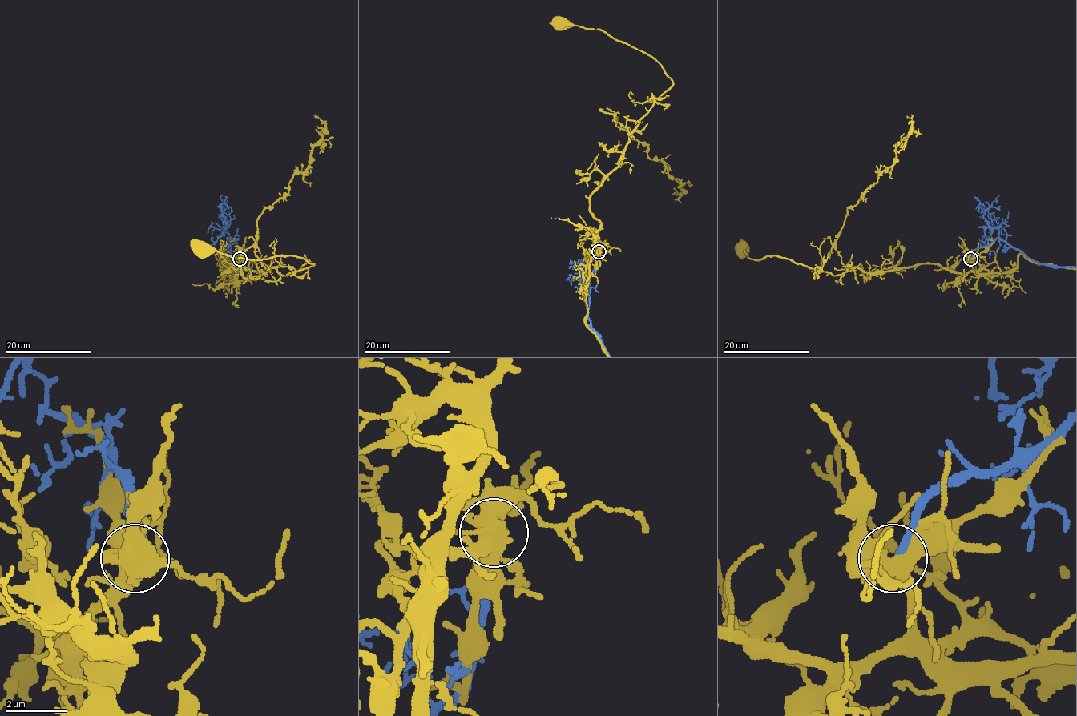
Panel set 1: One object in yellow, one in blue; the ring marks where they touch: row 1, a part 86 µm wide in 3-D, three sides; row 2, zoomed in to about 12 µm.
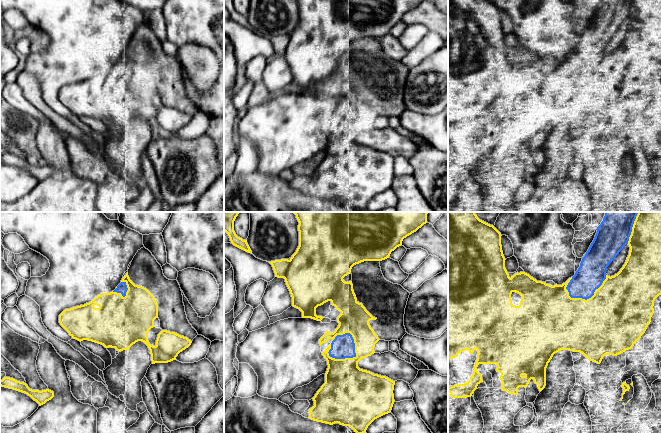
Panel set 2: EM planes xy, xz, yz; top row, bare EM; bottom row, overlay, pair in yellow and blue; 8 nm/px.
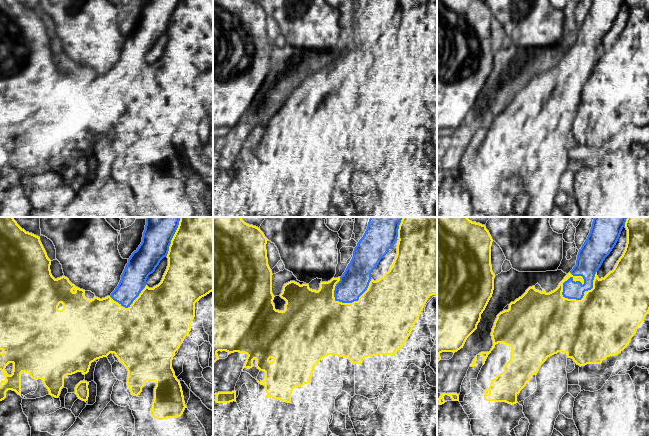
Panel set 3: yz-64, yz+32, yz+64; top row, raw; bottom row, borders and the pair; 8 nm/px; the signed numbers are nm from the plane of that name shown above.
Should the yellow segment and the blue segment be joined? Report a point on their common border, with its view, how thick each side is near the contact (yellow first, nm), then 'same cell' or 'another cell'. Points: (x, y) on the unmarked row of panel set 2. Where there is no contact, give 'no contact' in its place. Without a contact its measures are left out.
xz (351, 134) | 380/190 nm | another cell

